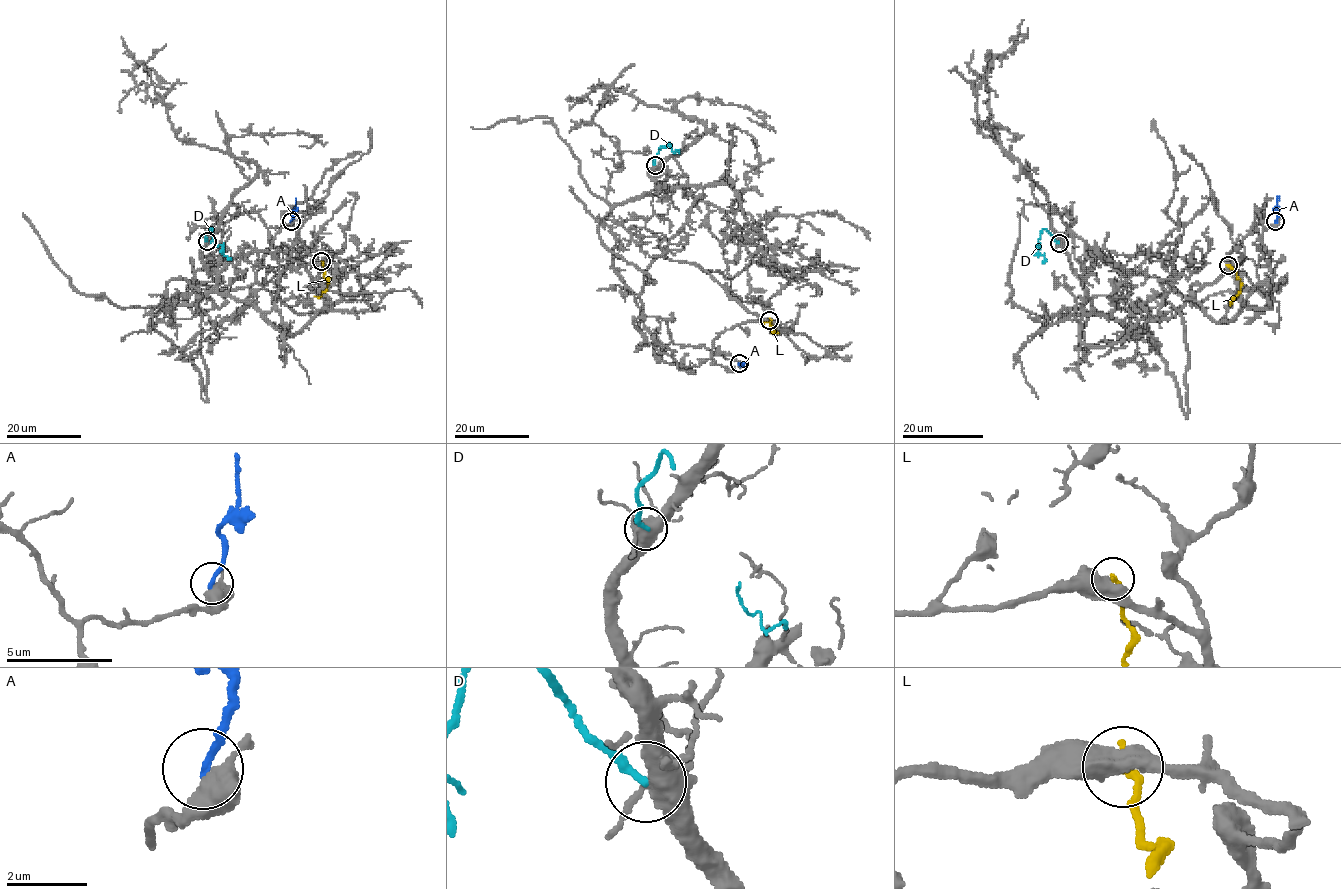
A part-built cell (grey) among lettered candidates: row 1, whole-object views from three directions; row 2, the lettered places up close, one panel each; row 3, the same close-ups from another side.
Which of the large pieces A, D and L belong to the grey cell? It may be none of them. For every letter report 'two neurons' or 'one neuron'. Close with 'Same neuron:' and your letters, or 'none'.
A: two neurons
D: two neurons
L: two neurons
Same neuron: none

